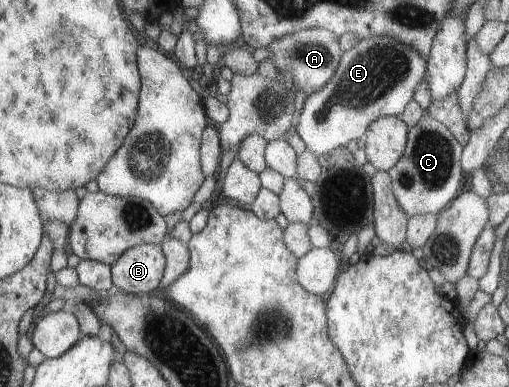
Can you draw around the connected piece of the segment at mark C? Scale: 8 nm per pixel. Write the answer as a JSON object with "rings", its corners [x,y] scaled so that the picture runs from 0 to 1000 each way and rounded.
{"rings":[[[843,295],[827,300],[802,339],[802,375],[764,450],[770,501],[800,561],[815,553],[859,553],[898,504],[910,473],[906,401],[910,377],[866,315]]]}

